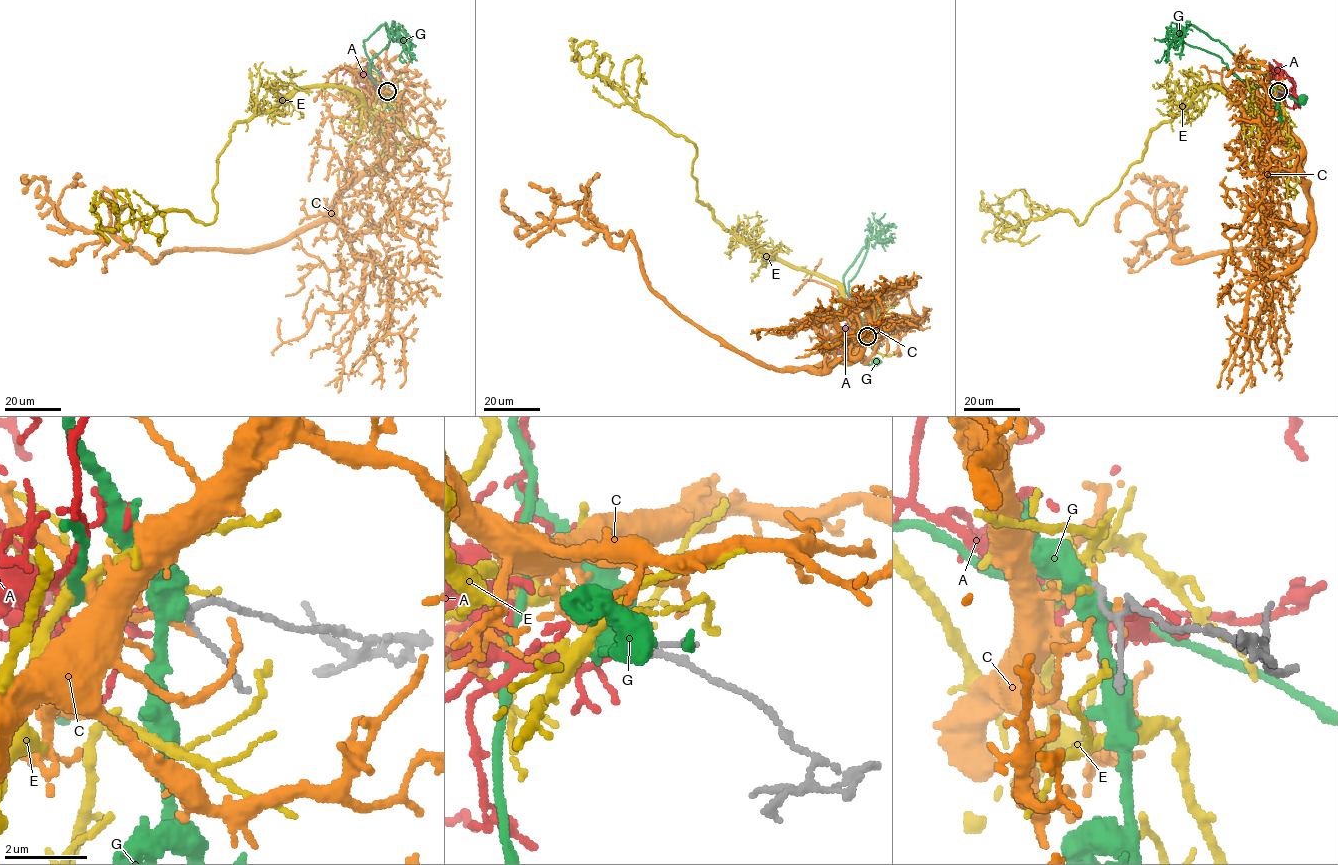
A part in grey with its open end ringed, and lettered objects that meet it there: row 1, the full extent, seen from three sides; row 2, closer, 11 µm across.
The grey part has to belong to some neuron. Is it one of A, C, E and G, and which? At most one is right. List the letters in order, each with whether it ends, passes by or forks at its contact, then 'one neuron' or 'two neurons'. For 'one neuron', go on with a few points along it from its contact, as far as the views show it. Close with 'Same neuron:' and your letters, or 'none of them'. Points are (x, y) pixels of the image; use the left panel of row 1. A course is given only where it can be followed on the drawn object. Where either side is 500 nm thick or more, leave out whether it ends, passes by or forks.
A: it passes by; one neuron; course (388, 91), (369, 94), (372, 89), (373, 93), (365, 91), (358, 83), (365, 67), (379, 70)
C: it ends; two neurons
E: it ends; two neurons
G: two neurons
Same neuron: A

